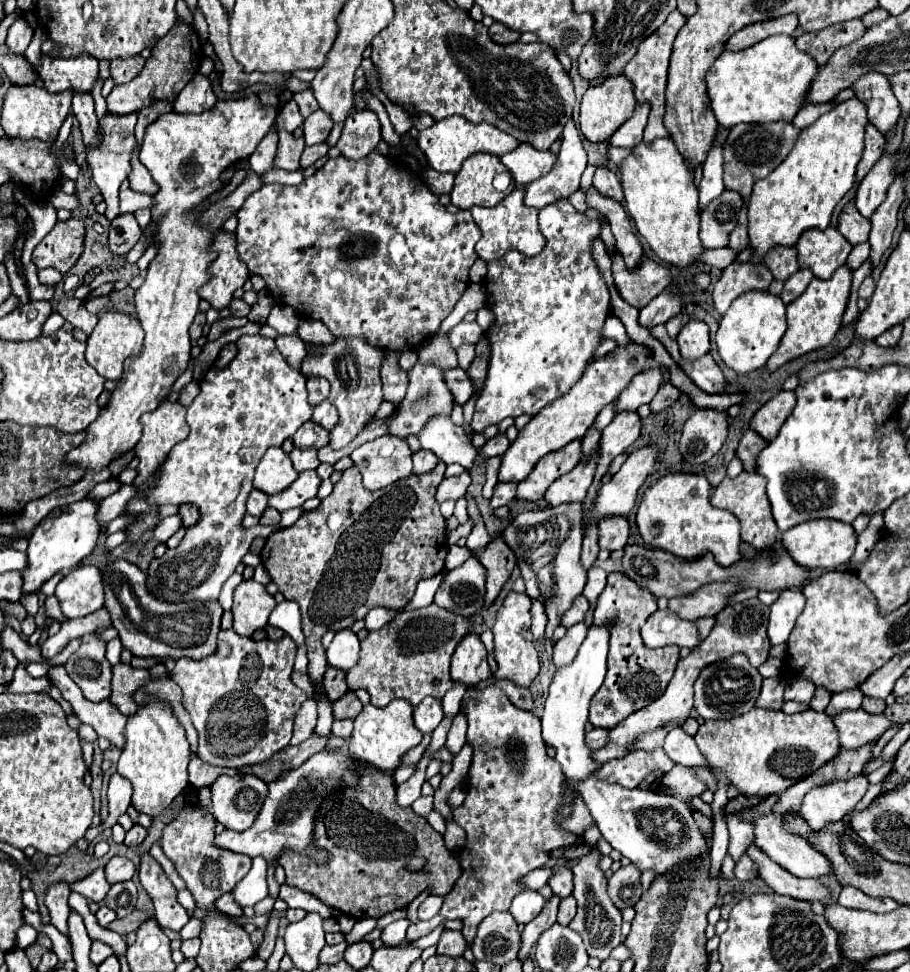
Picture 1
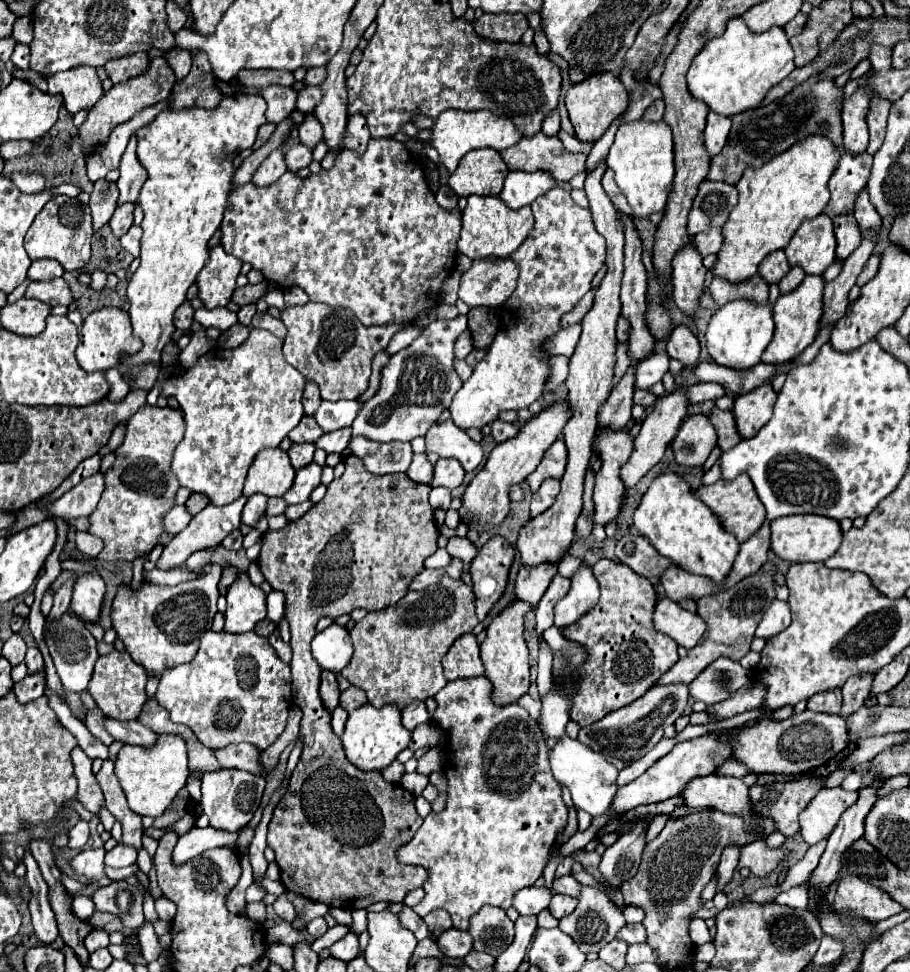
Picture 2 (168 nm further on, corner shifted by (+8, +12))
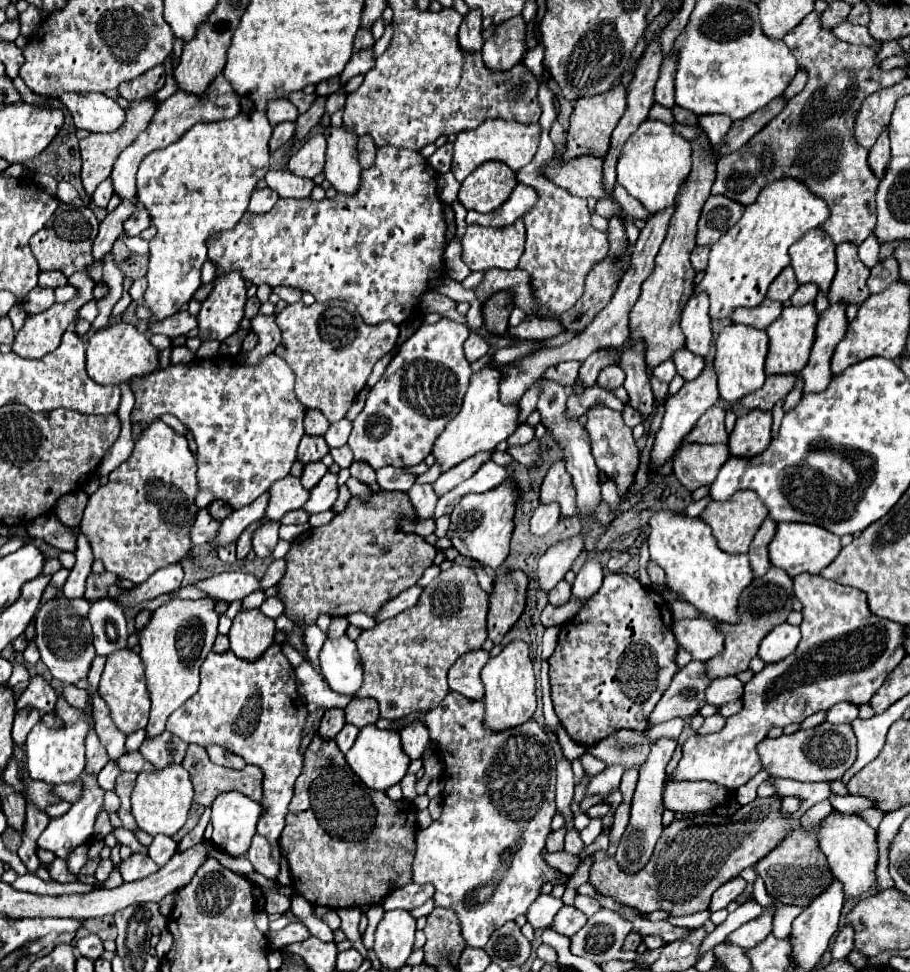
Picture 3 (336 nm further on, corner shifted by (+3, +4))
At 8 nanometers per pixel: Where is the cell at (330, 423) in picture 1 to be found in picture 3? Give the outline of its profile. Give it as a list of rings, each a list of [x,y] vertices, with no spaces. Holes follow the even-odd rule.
[[[341,419],[337,423],[331,423],[329,431],[325,433],[325,441],[327,441],[329,449],[343,447],[347,443],[347,439],[349,439],[349,433],[351,433],[351,421]]]

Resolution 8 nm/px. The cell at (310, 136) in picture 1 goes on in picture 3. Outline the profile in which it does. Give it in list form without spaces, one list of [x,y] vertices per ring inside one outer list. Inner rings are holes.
[[[323,135],[311,137],[291,159],[289,159],[289,171],[297,177],[313,179],[323,171],[325,165],[325,147],[327,141]]]

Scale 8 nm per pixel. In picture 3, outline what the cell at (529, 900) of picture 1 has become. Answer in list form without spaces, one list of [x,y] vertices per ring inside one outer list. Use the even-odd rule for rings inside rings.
[[[539,895],[533,905],[529,907],[527,913],[527,921],[533,925],[533,929],[545,929],[553,923],[553,917],[557,915],[557,911],[563,907],[561,899],[555,899],[551,895]]]

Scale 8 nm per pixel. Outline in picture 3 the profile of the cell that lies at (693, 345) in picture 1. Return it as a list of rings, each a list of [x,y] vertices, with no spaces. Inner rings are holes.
[[[679,349],[673,355],[673,361],[677,365],[677,373],[685,379],[685,381],[693,381],[695,377],[699,377],[699,373],[705,367],[705,359],[697,357],[695,353],[689,353],[687,349]]]

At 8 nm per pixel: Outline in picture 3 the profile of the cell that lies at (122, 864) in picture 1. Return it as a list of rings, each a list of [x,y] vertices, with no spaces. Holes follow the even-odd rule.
[[[133,853],[127,861],[121,863],[121,877],[123,881],[139,881],[139,879],[145,879],[149,875],[153,875],[159,867],[147,857],[147,855],[141,855],[141,853]]]

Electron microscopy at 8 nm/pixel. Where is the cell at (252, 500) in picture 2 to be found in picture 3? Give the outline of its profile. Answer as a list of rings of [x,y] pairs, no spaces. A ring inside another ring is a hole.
[[[267,521],[265,525],[261,525],[255,535],[253,535],[253,551],[259,559],[265,559],[273,553],[279,537],[277,537],[277,531],[279,531],[279,523],[275,521]]]

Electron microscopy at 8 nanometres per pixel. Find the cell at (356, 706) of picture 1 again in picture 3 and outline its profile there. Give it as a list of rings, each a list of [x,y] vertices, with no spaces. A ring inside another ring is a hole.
[[[351,699],[351,703],[345,707],[345,719],[347,723],[363,729],[367,725],[373,725],[379,719],[379,705],[373,699]]]

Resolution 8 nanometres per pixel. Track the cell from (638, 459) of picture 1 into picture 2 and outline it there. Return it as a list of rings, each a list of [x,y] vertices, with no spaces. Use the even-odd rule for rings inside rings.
[[[680,391],[670,393],[670,395],[666,395],[666,397],[662,397],[662,399],[656,401],[652,413],[642,421],[642,429],[640,429],[640,433],[638,433],[636,439],[634,439],[632,455],[630,455],[628,461],[620,467],[620,479],[622,479],[622,483],[624,483],[626,489],[632,489],[632,487],[650,471],[650,467],[654,467],[654,465],[662,459],[662,455],[664,455],[664,451],[666,451],[666,445],[676,437],[678,425],[680,425],[682,419],[686,417],[686,409],[688,409],[688,399],[686,399],[686,395],[680,393]]]

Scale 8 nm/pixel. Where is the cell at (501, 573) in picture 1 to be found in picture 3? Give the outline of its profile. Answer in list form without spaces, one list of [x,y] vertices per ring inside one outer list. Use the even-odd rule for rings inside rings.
[[[519,569],[509,571],[505,575],[495,577],[495,589],[489,597],[489,639],[499,645],[505,633],[517,623],[525,609],[525,593],[527,593],[527,575]]]

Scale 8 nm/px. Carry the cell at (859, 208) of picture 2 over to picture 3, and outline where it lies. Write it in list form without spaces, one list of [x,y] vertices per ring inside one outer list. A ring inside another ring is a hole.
[[[871,235],[867,237],[861,247],[859,247],[859,259],[865,263],[865,267],[875,267],[877,265],[877,255],[879,255],[879,245],[877,245],[877,239]]]

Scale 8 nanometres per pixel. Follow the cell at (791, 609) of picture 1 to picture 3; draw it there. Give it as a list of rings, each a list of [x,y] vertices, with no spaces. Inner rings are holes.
[[[783,623],[783,625],[777,625],[759,645],[759,657],[765,661],[765,663],[777,663],[785,657],[789,657],[797,645],[799,645],[799,639],[801,639],[801,633],[799,633],[799,627],[793,627],[789,623]]]

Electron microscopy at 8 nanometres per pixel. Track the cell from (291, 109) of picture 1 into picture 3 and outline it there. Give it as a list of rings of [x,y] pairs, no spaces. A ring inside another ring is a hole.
[[[281,99],[281,101],[269,103],[267,117],[269,117],[271,125],[277,125],[283,121],[295,121],[299,117],[299,113],[297,113],[297,107],[289,99]]]

